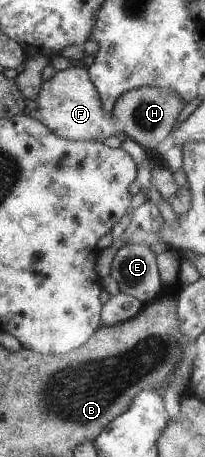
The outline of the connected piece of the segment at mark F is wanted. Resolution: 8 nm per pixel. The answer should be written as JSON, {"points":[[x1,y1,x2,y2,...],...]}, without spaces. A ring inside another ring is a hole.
{"points":[[71,66,61,70,44,82,40,97,36,100,36,116,54,131,58,137,70,141,106,141,123,130,113,112,104,109,102,96,86,68]]}

